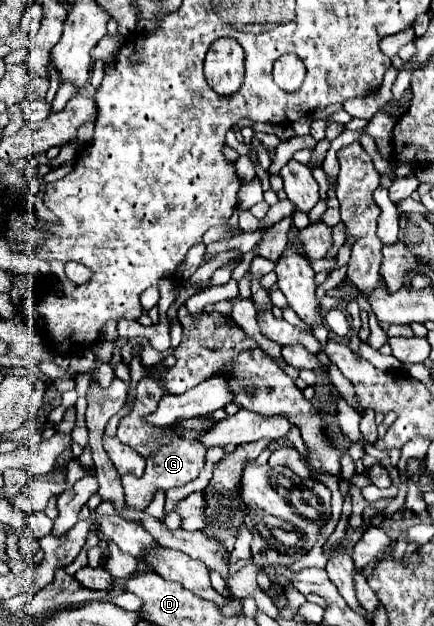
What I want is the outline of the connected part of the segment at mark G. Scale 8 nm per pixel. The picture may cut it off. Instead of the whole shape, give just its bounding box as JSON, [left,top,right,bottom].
[117,378,215,508]

